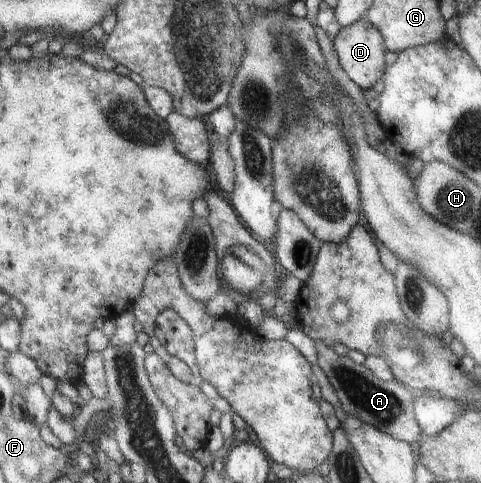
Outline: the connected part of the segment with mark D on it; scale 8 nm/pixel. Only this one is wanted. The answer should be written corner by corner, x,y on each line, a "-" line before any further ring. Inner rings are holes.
368,20
340,29
333,45
340,64
364,91
382,78
384,72
384,43
382,33

